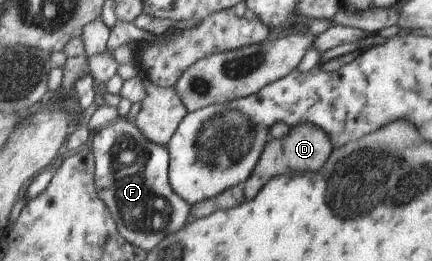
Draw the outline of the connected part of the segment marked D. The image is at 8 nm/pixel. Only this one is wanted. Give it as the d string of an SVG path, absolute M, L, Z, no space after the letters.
M310 122L291 126L289 133L282 138L269 137L254 170L244 181L245 200L252 200L272 177L283 175L286 171L319 171L333 149L333 142L326 132Z

